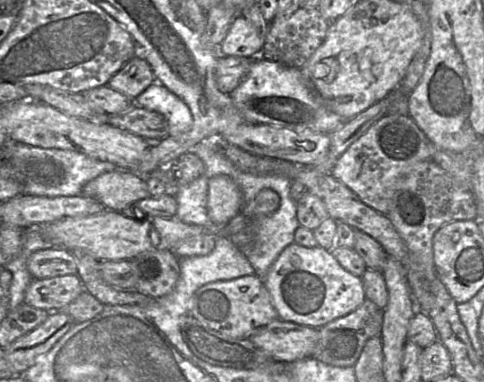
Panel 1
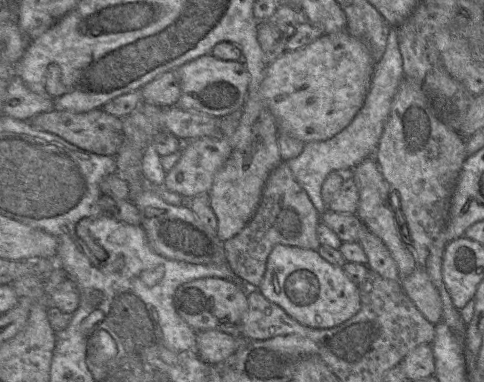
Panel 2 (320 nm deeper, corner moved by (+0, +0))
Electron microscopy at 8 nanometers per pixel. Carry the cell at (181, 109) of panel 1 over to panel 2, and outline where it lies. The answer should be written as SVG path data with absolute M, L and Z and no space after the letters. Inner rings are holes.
M391 26L385 52L375 65L364 104L353 121L344 130L328 140L306 143L298 157L285 161L320 216L328 209L321 196L322 185L327 176L332 172L350 173L363 160L375 157L393 99L402 80L403 60L396 30Z

